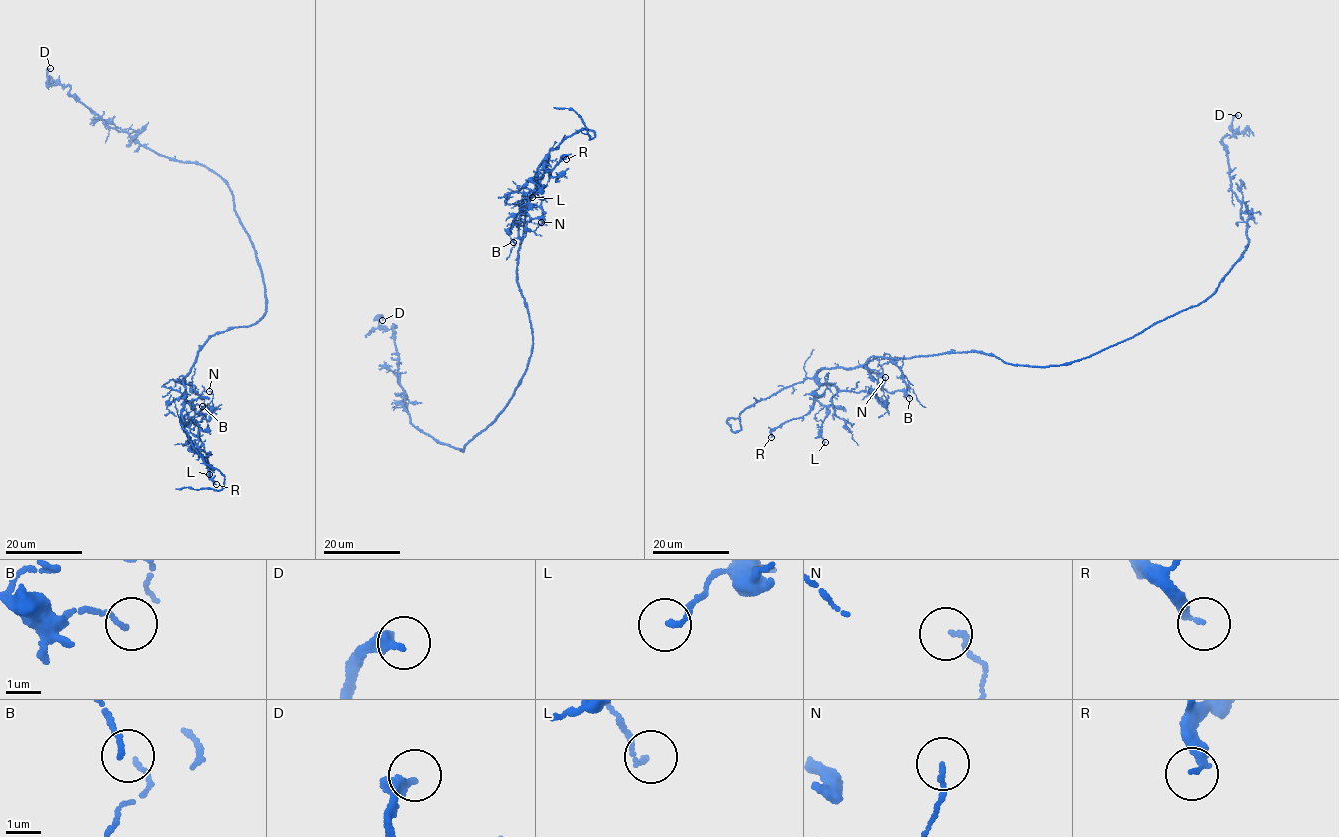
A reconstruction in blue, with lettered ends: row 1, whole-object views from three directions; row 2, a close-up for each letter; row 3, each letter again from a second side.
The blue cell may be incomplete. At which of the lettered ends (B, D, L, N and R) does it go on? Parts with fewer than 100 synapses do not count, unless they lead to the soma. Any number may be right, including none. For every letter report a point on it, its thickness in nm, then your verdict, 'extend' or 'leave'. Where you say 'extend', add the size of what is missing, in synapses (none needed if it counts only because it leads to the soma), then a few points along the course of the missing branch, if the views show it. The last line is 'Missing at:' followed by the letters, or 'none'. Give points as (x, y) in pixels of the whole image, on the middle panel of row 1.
B: at (513, 242); 130 nm thick; leave
D: at (382, 320); 320 nm thick; leave
L: at (532, 197); 120 nm thick; leave
N: at (541, 222); 110 nm thick; leave
R: at (566, 159); 260 nm thick; leave
Missing at: none

